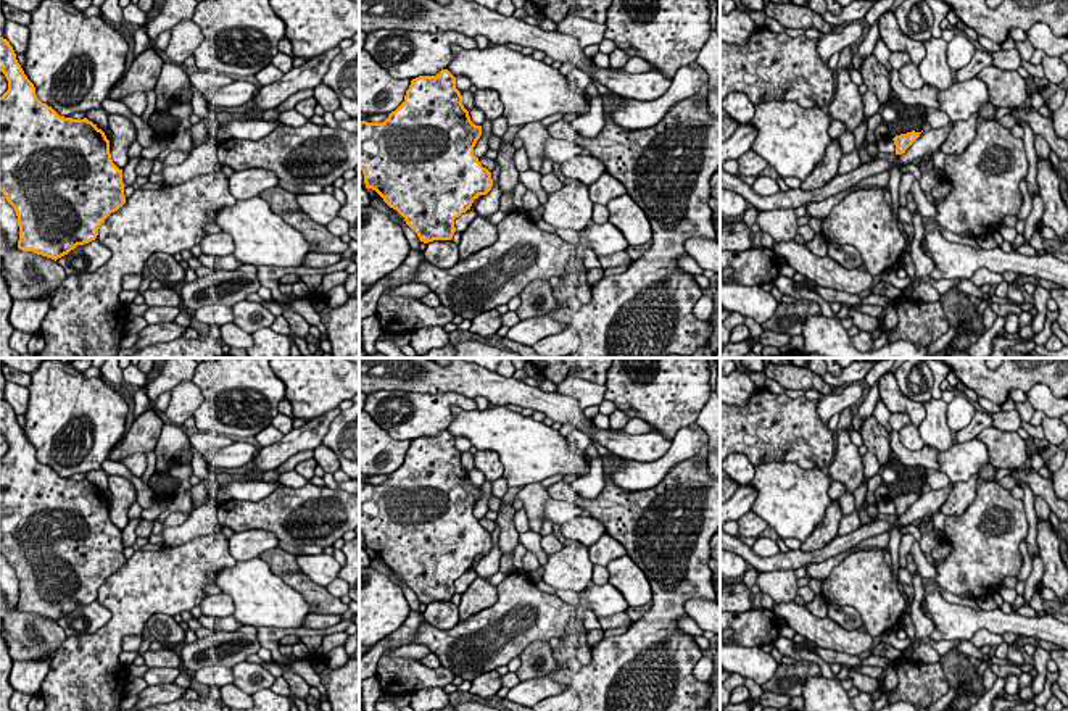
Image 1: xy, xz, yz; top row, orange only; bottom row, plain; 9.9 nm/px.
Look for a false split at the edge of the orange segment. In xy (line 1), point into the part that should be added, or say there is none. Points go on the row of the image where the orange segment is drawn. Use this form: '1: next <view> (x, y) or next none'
1: next none

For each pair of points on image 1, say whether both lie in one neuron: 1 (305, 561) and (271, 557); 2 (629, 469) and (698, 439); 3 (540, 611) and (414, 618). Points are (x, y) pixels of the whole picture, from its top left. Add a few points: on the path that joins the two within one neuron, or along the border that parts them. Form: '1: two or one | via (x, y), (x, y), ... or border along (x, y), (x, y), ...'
1: two | border along (295, 557), (300, 568), (314, 582), (324, 586)
2: one | via (646, 469), (658, 469), (680, 450)
3: two | border along (426, 621), (413, 644)

